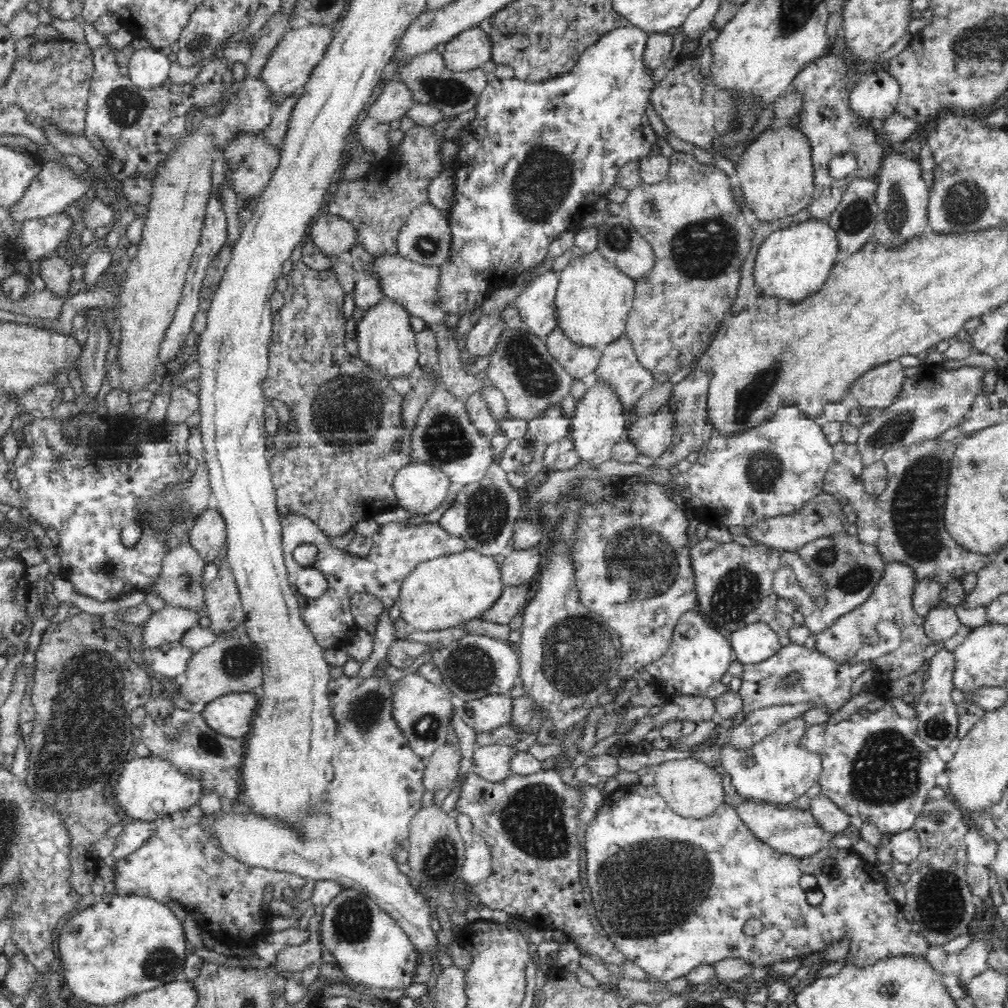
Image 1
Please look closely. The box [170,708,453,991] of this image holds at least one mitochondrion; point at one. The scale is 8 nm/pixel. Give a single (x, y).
(352, 920)

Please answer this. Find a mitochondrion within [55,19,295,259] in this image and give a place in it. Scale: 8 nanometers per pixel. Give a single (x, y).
(124, 107)

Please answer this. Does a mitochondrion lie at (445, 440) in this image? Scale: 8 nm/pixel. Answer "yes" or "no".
yes

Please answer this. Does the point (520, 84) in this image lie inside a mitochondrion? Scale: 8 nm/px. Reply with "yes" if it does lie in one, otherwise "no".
no

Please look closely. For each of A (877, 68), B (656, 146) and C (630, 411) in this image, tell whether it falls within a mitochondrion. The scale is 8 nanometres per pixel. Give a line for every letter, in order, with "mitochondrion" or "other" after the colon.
A: other
B: other
C: other

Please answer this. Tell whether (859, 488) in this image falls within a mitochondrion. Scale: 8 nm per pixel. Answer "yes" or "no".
no

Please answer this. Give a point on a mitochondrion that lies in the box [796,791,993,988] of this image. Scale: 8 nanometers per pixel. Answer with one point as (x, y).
(940, 905)

